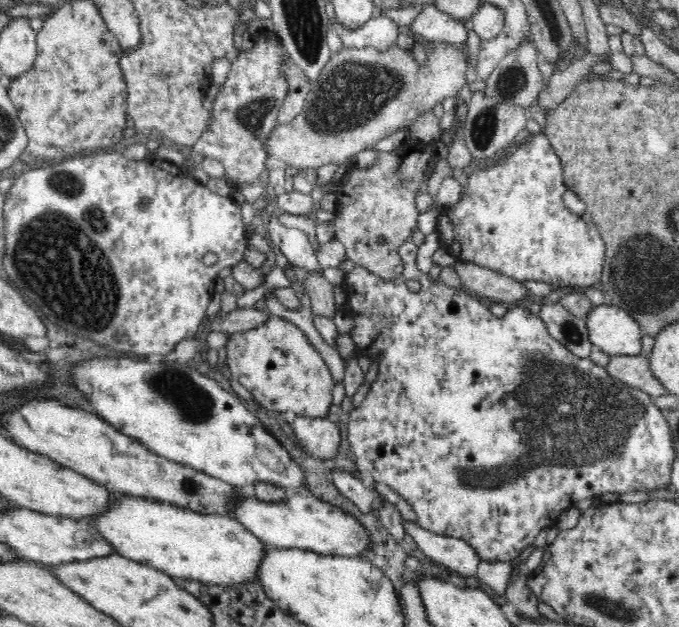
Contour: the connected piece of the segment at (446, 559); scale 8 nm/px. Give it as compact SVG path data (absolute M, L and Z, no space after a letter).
M402 519L405 532L410 534L418 548L428 556L431 561L438 562L448 567L452 573L463 577L477 574L481 558L475 556L474 549L466 541L458 538L436 534L423 529L418 521Z

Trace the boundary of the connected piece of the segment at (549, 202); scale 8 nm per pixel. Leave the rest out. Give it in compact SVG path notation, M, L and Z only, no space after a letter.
M545 133L530 136L530 139L515 146L505 156L502 156L497 163L489 167L472 166L465 171L465 174L467 174L466 180L468 182L460 200L452 208L439 212L440 220L437 227L437 232L441 236L441 243L457 261L471 262L478 266L484 266L519 281L547 282L553 285L561 285L562 287L598 287L602 274L603 238L600 236L598 229L595 228L595 225L586 216L572 213L564 205L562 196L564 196L567 186L563 177L562 161L558 160L558 153L556 153L556 149L552 148L552 143L550 143Z

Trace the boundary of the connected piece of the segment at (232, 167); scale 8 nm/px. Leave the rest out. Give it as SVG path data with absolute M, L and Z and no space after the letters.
M260 31L256 32L253 37L253 47L249 49L241 49L238 53L238 58L234 59L233 65L230 67L230 72L228 72L228 78L226 78L226 82L220 86L218 93L215 96L212 105L211 112L211 121L207 126L207 129L204 131L204 134L200 137L200 140L192 146L192 150L196 151L198 154L203 154L205 157L214 158L220 163L223 164L225 168L225 174L232 178L234 182L238 185L248 184L248 183L256 183L259 179L263 178L264 170L266 170L266 160L269 156L266 156L266 152L263 152L261 148L261 143L265 141L267 137L267 132L270 130L274 130L274 126L279 122L276 121L278 118L278 112L280 112L280 108L282 108L282 104L284 104L284 98L286 98L286 94L288 94L289 86L287 86L287 79L283 76L282 70L282 60L286 60L289 58L284 45L280 43L278 37L274 34L274 32L270 31Z

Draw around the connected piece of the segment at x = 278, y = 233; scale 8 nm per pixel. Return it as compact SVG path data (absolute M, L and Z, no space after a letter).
M275 212L271 214L271 219L265 228L267 228L273 244L278 246L281 253L286 256L287 262L309 271L322 272L323 268L304 231L298 228L286 228L286 225L283 226L278 220Z

